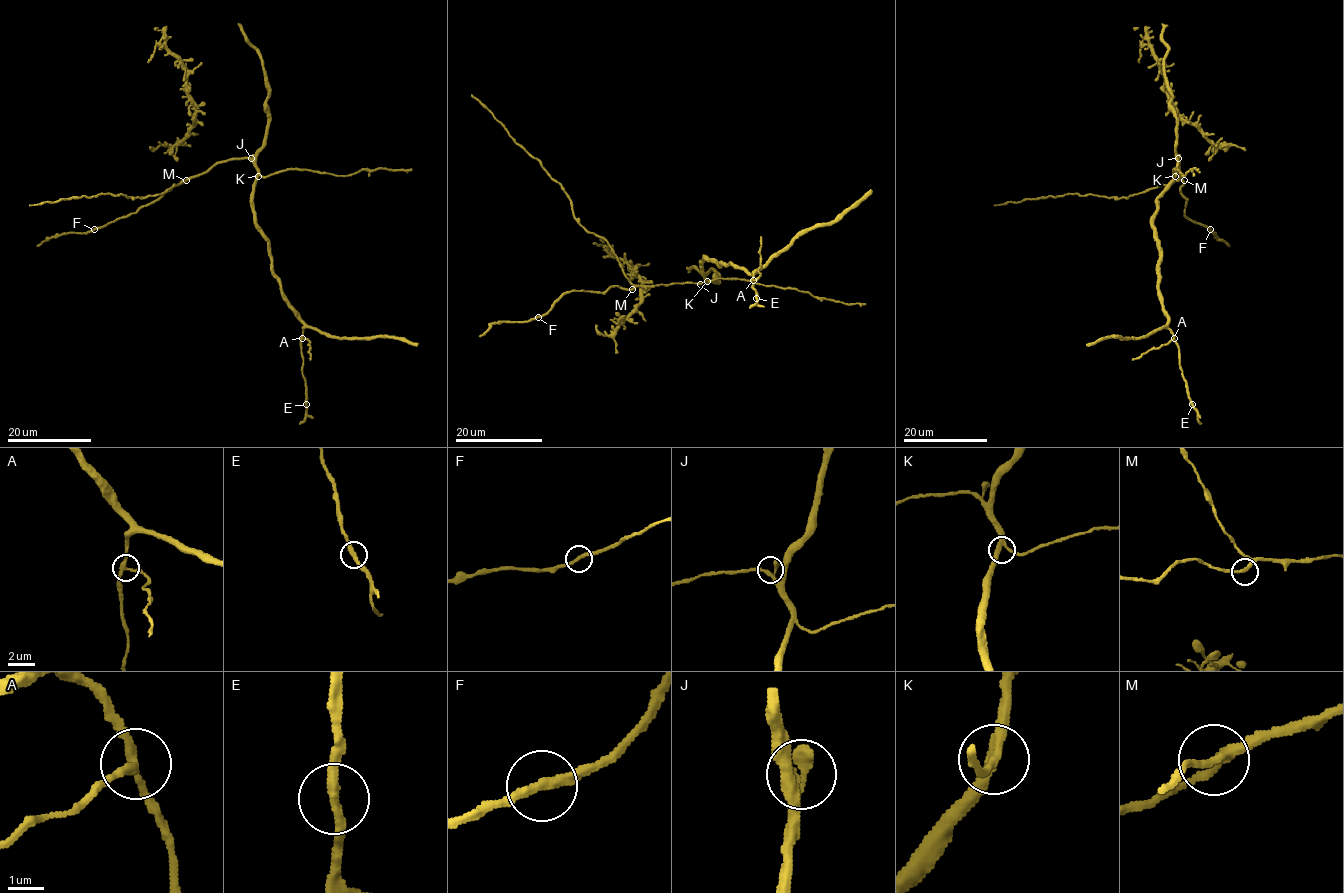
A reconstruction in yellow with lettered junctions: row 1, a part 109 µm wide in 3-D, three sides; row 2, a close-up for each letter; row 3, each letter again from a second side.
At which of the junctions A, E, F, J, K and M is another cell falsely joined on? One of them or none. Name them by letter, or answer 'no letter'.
A

